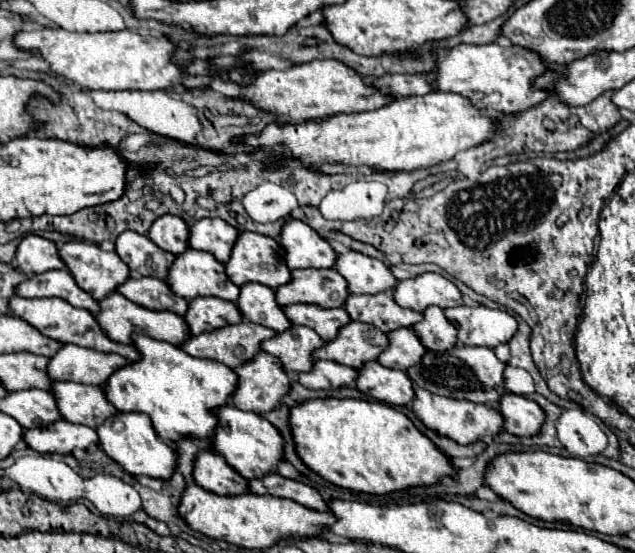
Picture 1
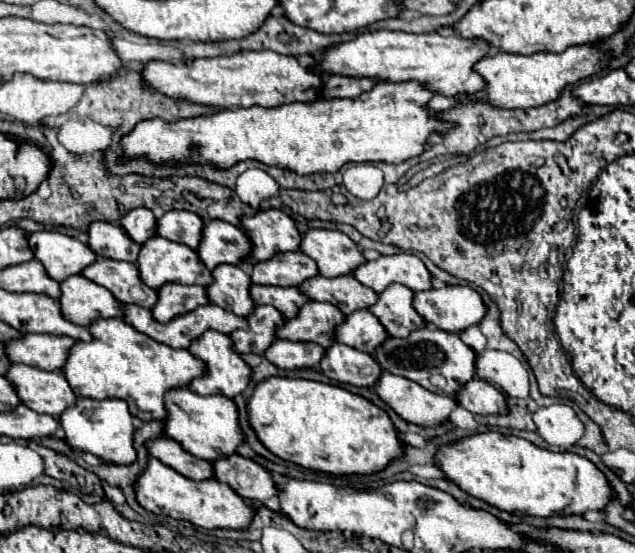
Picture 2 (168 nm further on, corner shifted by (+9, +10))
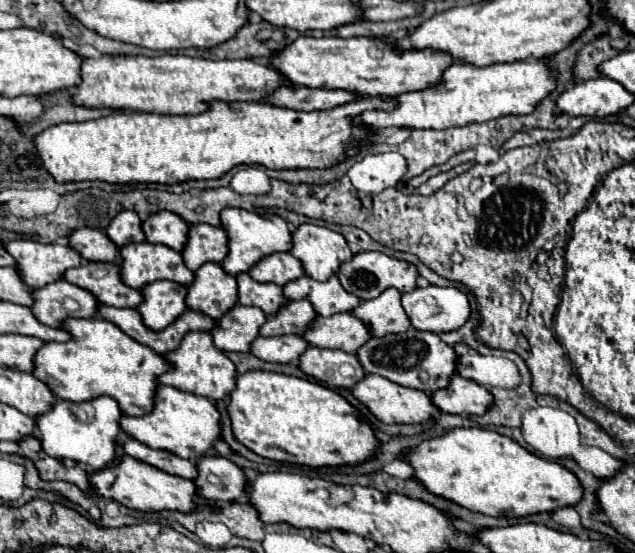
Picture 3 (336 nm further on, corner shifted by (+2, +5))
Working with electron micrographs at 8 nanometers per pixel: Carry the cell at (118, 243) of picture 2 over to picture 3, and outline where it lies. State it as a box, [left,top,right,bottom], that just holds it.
[69,227,121,263]

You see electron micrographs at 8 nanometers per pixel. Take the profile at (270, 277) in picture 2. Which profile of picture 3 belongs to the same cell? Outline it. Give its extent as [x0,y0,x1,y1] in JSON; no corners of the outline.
[249,253,305,285]

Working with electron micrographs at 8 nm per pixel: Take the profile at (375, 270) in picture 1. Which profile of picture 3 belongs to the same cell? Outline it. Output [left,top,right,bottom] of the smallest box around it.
[291,223,353,281]

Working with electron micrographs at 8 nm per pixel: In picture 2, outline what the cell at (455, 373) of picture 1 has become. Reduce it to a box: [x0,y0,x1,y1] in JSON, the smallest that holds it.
[374,326,476,396]

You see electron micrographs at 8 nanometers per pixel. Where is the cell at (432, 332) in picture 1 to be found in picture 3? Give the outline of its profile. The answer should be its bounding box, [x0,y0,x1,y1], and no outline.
[351,289,411,337]

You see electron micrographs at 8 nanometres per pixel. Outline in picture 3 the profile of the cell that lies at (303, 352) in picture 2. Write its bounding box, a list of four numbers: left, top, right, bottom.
[251,337,309,363]

